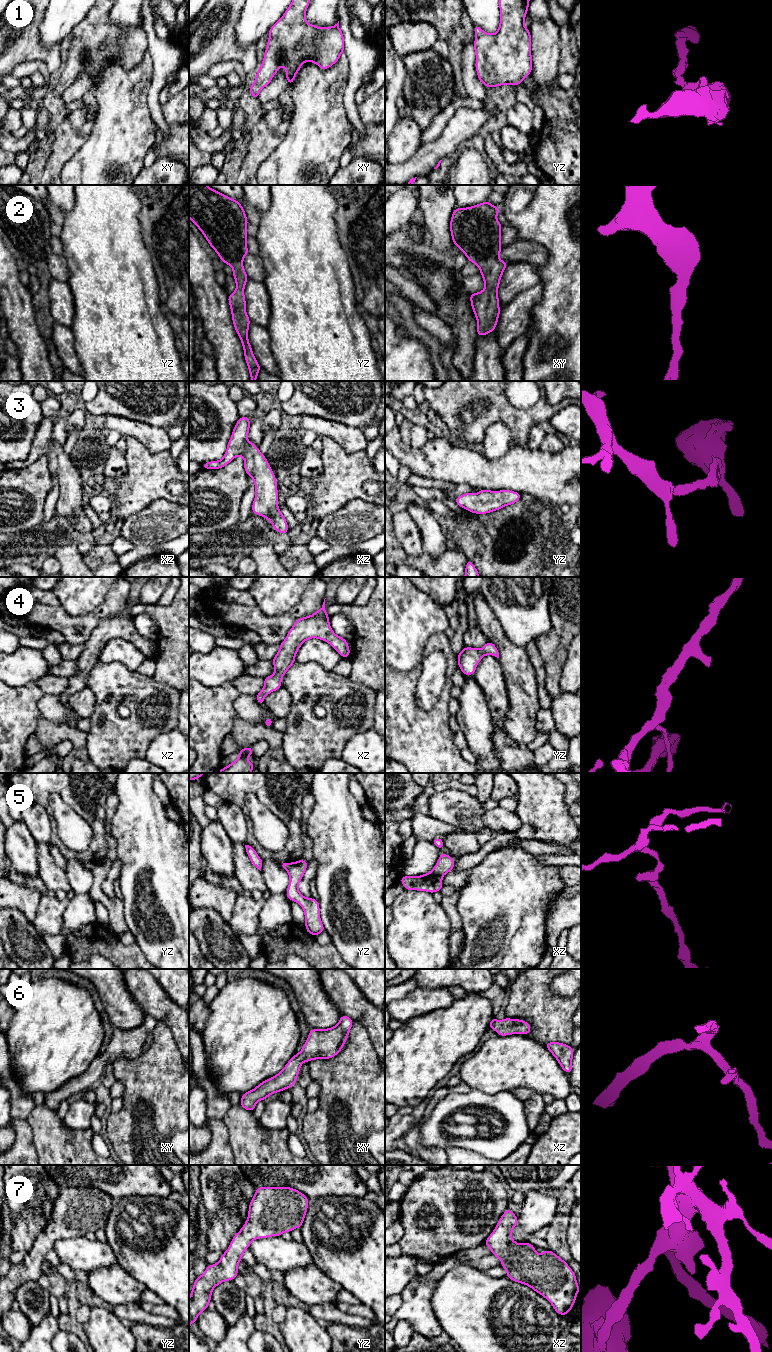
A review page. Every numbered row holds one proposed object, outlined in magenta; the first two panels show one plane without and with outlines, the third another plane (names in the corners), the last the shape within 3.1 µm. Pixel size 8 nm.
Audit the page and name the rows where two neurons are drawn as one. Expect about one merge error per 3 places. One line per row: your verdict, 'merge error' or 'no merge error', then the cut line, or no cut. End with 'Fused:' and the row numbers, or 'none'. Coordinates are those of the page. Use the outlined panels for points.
1: no merge error; cut none
2: no merge error; cut none
3: no merge error; cut none
4: no merge error; cut none
5: merge error; cut xz (433, 870), (441, 876)
6: no merge error; cut none
7: no merge error; cut none
Fused: 5

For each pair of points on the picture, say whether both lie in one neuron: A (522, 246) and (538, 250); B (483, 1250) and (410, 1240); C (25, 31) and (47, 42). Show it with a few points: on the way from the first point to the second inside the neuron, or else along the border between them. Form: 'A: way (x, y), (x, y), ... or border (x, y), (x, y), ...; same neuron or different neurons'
A: way (526, 250), (534, 250); same neuron
B: border (483, 1242), (469, 1249), (461, 1249), (452, 1256); different neurons
C: border (43, 15), (39, 26), (39, 41), (48, 49); different neurons

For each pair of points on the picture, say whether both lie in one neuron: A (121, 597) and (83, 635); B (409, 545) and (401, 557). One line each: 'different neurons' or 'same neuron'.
A: same neuron
B: different neurons

